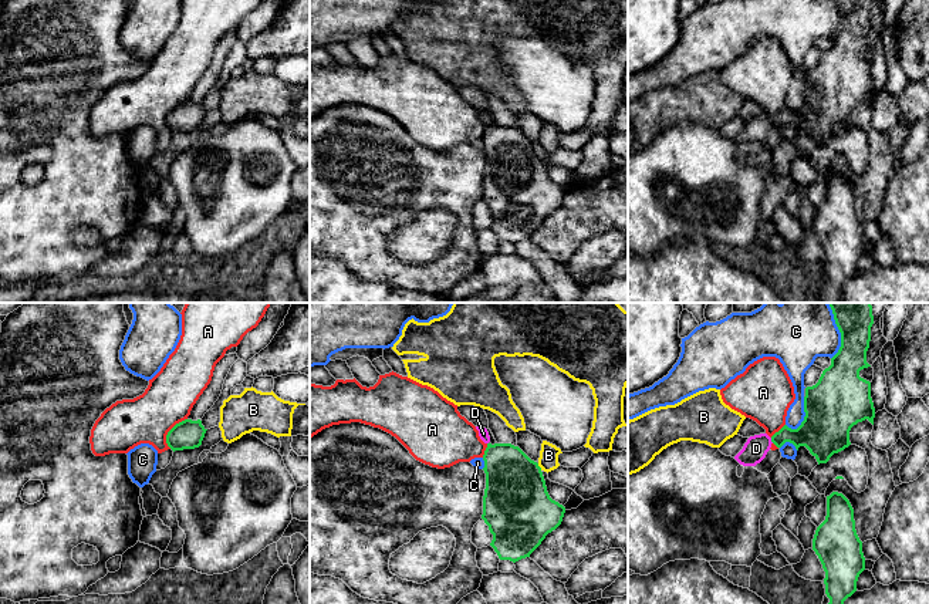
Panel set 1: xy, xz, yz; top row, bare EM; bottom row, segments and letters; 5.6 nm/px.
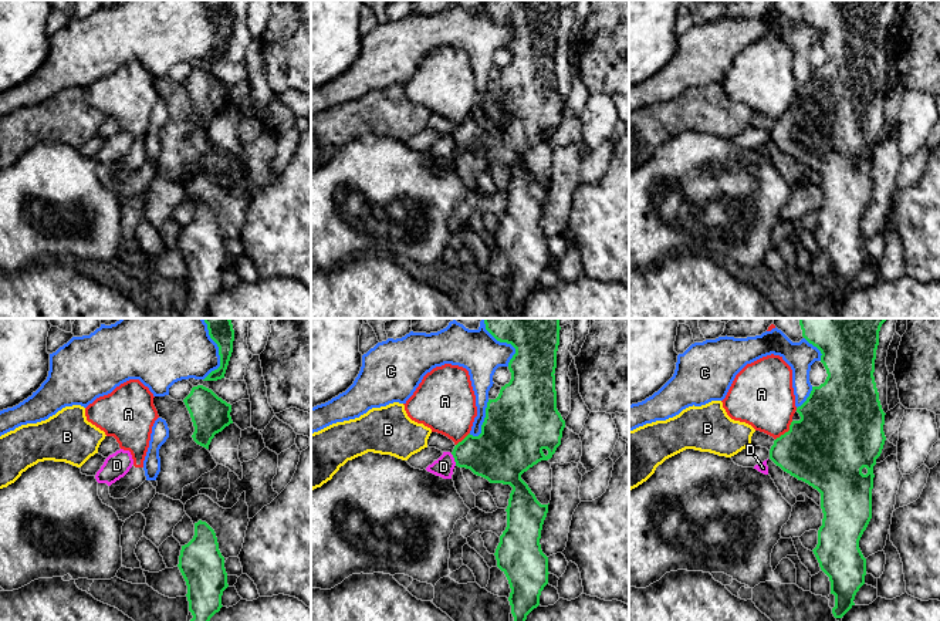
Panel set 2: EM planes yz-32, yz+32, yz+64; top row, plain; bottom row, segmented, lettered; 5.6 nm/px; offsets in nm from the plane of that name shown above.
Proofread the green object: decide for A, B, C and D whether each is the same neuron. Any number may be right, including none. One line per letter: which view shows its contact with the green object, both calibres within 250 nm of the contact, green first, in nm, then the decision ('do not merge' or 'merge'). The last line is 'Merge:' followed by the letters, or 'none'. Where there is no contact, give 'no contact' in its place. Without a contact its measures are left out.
A: contact in xy; calibres 160 and 280 nm; do not merge
B: contact in xz; calibres 380 and 110 nm; do not merge
C: contact in yz; calibres 320 and 100 nm; do not merge
D: contact in yz; calibres 190 and 140 nm; do not merge
Merge: none

